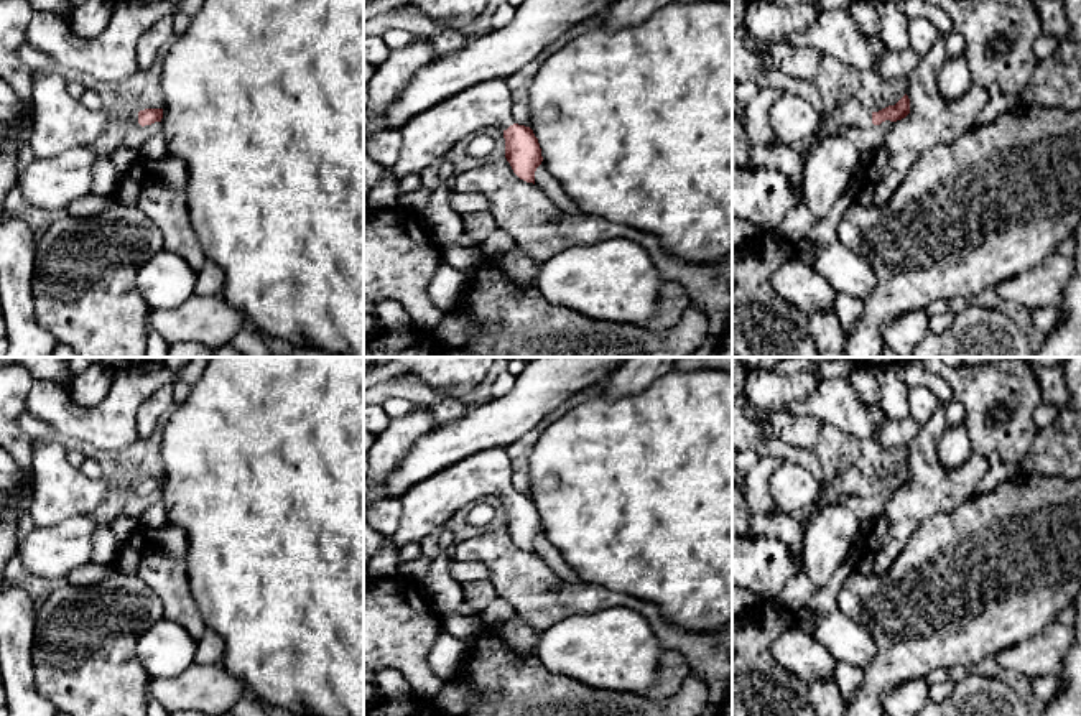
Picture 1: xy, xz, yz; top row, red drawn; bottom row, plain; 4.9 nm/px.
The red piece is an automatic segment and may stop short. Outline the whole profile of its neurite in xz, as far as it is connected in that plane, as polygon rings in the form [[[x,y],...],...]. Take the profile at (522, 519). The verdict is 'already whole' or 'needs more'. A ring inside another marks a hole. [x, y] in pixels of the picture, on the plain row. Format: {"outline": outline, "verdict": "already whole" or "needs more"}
{"outline": [[[505,446],[469,454],[462,461],[436,472],[401,497],[401,517],[392,535],[400,548],[420,543],[469,502],[497,495],[503,500],[505,527],[513,542],[535,553],[535,540],[541,533],[541,517],[533,499],[513,491],[510,454]]], "verdict": "needs more"}

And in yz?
{"outline": [[[905,463],[895,474],[888,474],[879,481],[867,477],[857,466],[851,466],[837,472],[831,482],[821,489],[818,502],[806,515],[798,520],[803,525],[810,522],[810,515],[833,504],[846,504],[851,497],[880,494],[885,489],[897,491],[910,482],[910,467]]], "verdict": "needs more"}

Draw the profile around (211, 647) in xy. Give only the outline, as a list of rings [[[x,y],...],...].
[[[207,627],[202,637],[197,640],[194,662],[201,665],[219,665],[222,663],[224,652],[225,642],[216,630]]]

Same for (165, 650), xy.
[[[163,617],[138,639],[138,660],[151,678],[171,678],[194,663],[197,640]]]

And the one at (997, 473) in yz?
[[[992,454],[989,458],[989,471],[987,474],[977,482],[976,494],[987,494],[1000,482],[1010,477],[1010,471],[1007,464],[1000,459],[999,454]]]

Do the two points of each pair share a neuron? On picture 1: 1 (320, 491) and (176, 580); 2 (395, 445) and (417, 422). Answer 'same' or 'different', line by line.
1: different
2: same

